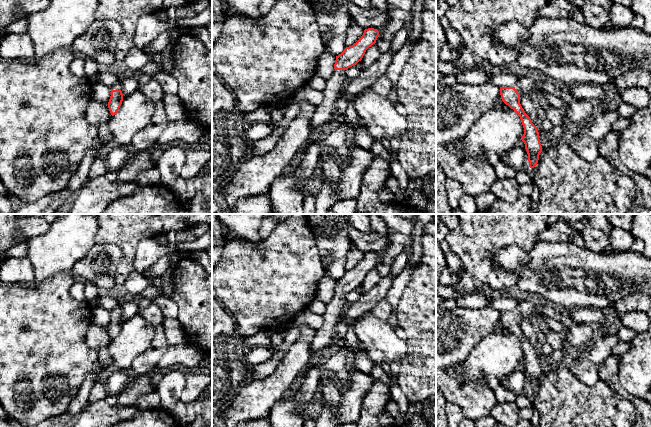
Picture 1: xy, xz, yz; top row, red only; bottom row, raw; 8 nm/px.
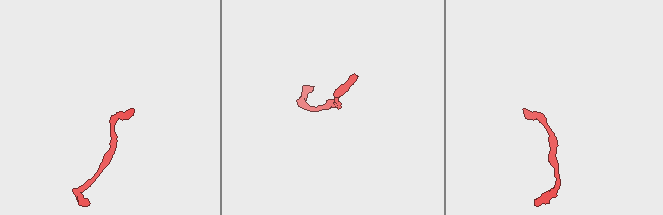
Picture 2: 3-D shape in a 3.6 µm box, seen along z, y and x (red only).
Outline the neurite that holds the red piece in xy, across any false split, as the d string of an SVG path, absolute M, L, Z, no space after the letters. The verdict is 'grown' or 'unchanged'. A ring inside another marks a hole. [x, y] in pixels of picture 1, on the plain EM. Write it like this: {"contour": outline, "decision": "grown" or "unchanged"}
{"contour": "M120 305L110 311L111 320L108 326L108 332L112 340L117 337L123 325L123 318L121 313L122 308Z", "decision": "grown"}

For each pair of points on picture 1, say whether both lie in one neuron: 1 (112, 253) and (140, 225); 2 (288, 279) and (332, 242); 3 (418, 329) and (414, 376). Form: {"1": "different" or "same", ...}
{"1": "different", "2": "different", "3": "same"}

